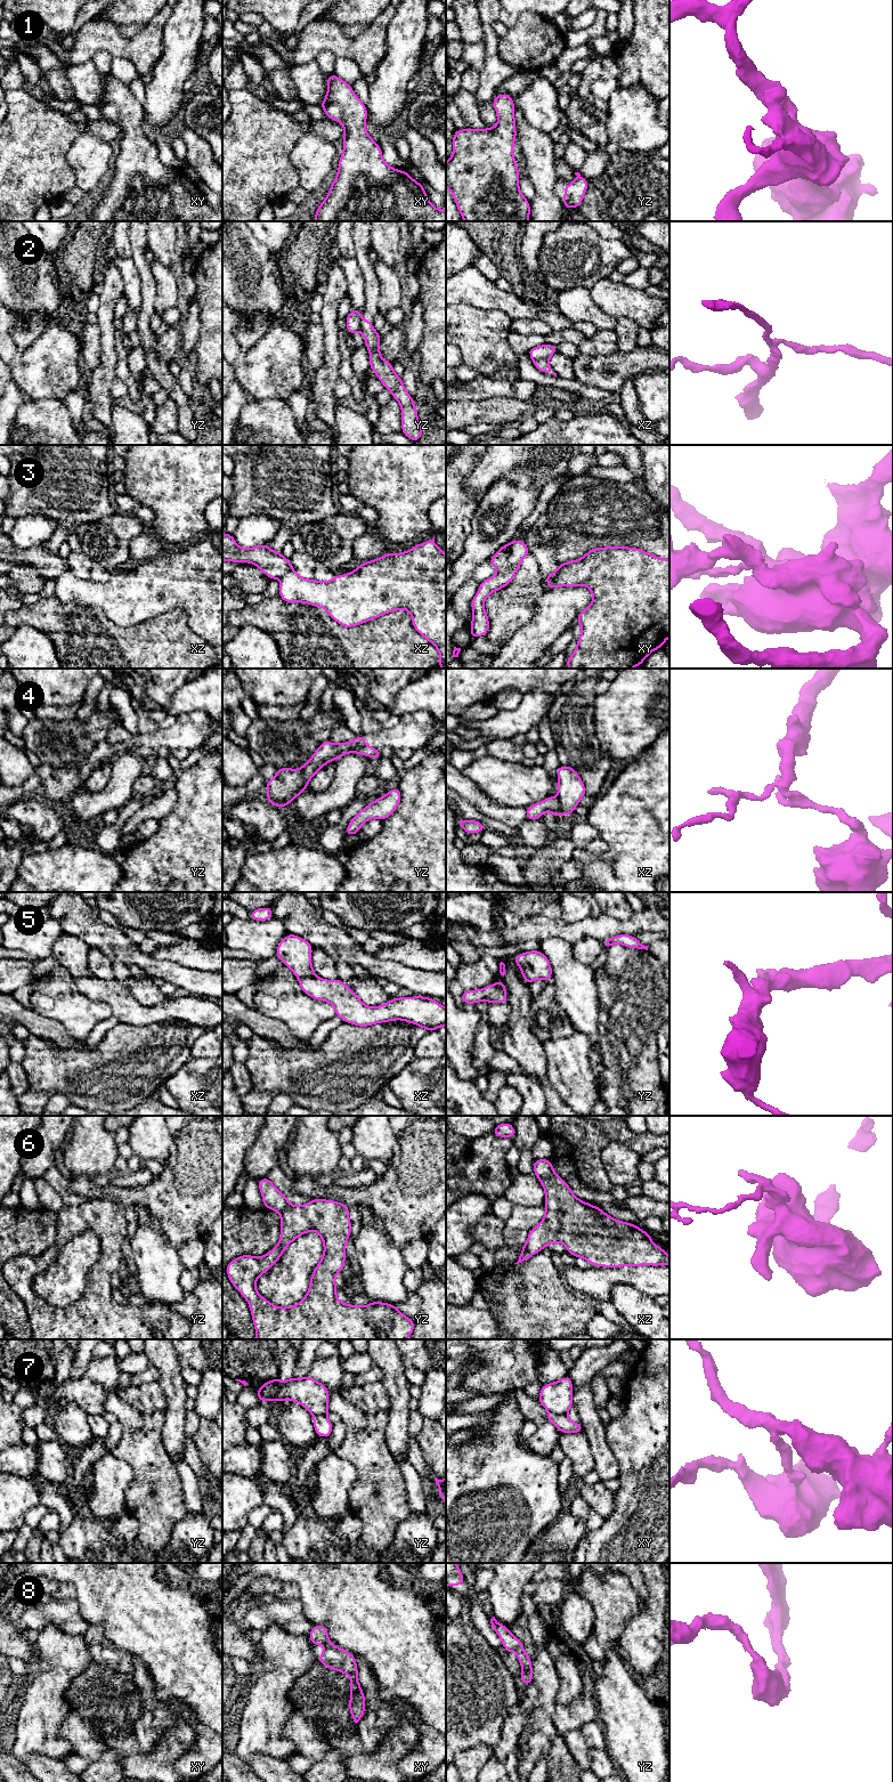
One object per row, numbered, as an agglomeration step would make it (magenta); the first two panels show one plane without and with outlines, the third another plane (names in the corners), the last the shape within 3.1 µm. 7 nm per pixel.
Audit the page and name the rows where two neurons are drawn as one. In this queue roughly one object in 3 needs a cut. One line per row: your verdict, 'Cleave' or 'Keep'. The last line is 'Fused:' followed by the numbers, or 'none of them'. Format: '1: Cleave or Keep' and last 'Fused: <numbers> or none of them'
1: Keep
2: Cleave
3: Keep
4: Cleave
5: Keep
6: Cleave
7: Cleave
8: Keep
Fused: 2, 4, 6, 7

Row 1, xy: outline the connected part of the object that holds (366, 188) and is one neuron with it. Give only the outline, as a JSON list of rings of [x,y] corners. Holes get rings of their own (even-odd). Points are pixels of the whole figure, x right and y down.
[[[334,73],[327,75],[327,94],[318,105],[328,119],[342,123],[344,135],[338,175],[314,221],[446,221],[446,210],[430,203],[421,183],[383,161],[381,147],[365,128],[366,105],[355,95],[351,84]]]

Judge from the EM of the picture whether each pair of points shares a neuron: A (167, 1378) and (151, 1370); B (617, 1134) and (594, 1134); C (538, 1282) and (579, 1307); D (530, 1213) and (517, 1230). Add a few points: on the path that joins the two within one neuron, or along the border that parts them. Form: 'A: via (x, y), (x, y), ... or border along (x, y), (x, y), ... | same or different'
A: border along (151, 1363), (159, 1373), (157, 1380) | different
B: via (611, 1134), (600, 1134) | same
C: via (549, 1293), (563, 1307), (569, 1307) | same
D: via (526, 1217), (518, 1225) | same

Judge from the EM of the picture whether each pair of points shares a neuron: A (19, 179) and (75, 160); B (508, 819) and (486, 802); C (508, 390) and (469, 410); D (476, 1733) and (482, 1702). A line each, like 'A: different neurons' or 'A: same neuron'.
A: different neurons
B: same neuron
C: different neurons
D: same neuron

